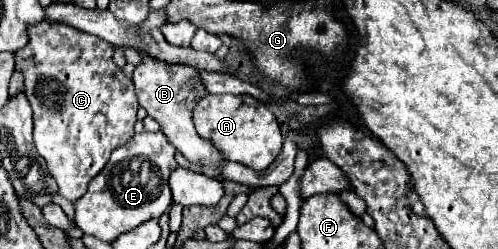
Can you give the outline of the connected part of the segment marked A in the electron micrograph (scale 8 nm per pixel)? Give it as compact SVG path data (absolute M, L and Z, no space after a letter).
M207 95L193 109L193 123L201 137L211 141L225 161L237 161L251 169L267 169L281 153L283 137L273 111L251 95Z

